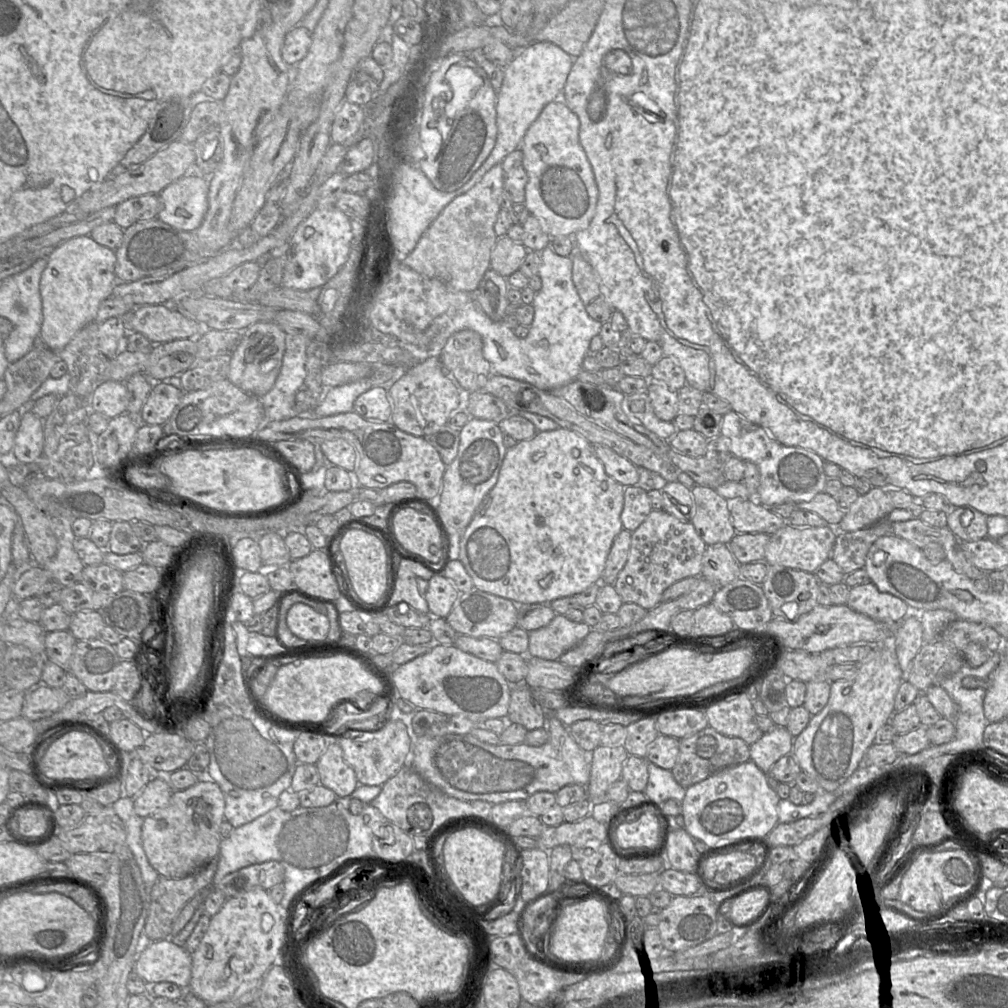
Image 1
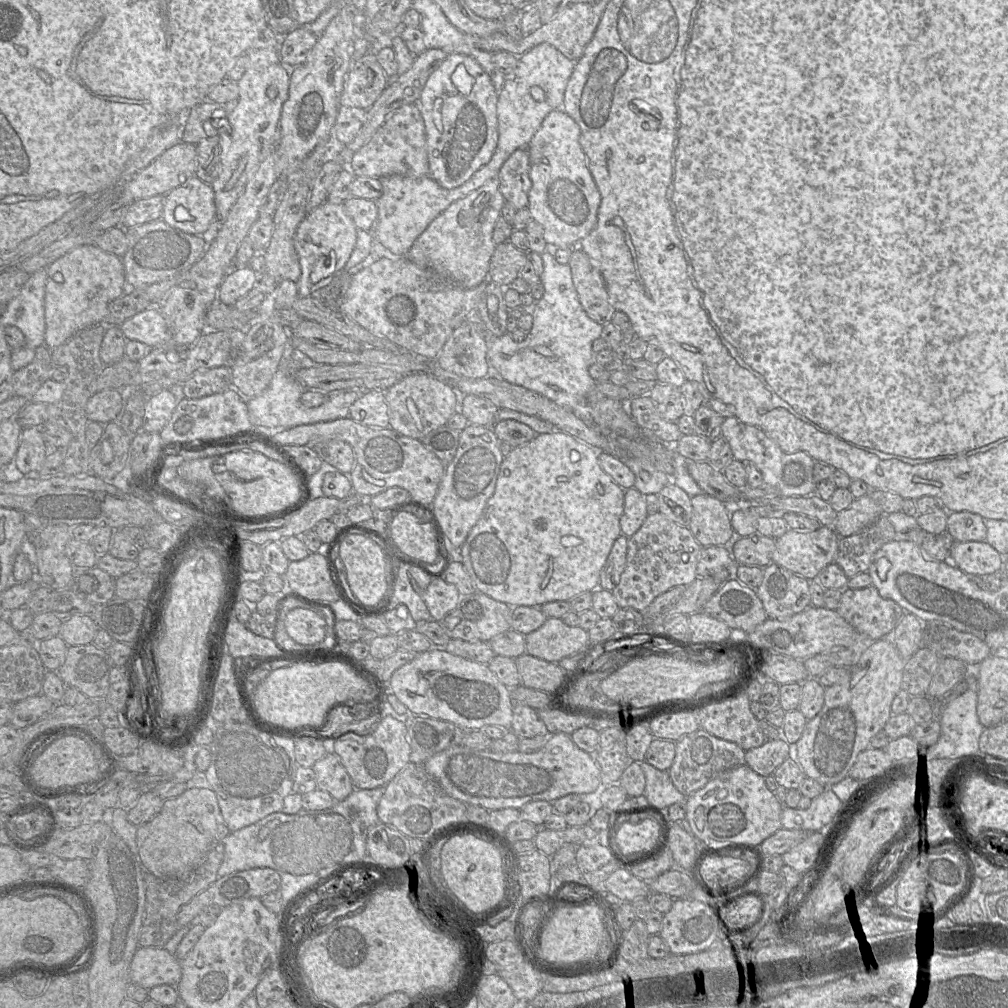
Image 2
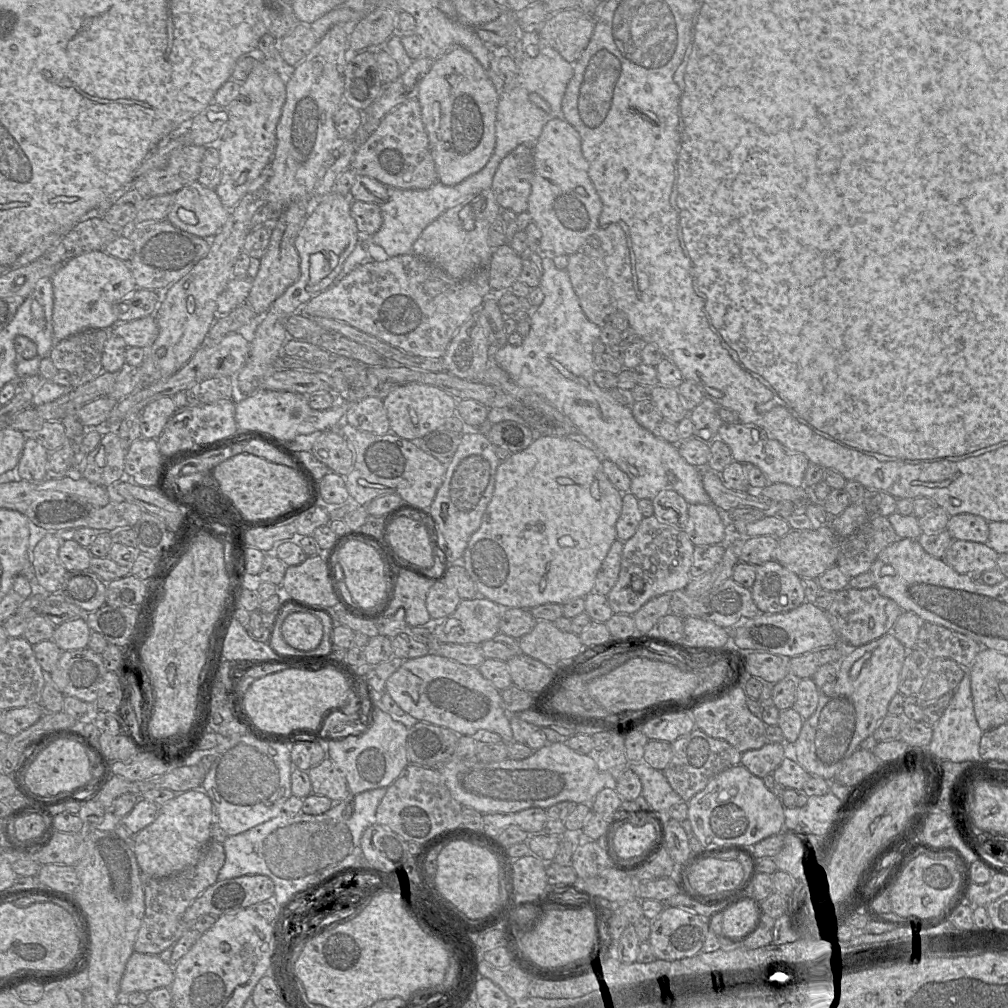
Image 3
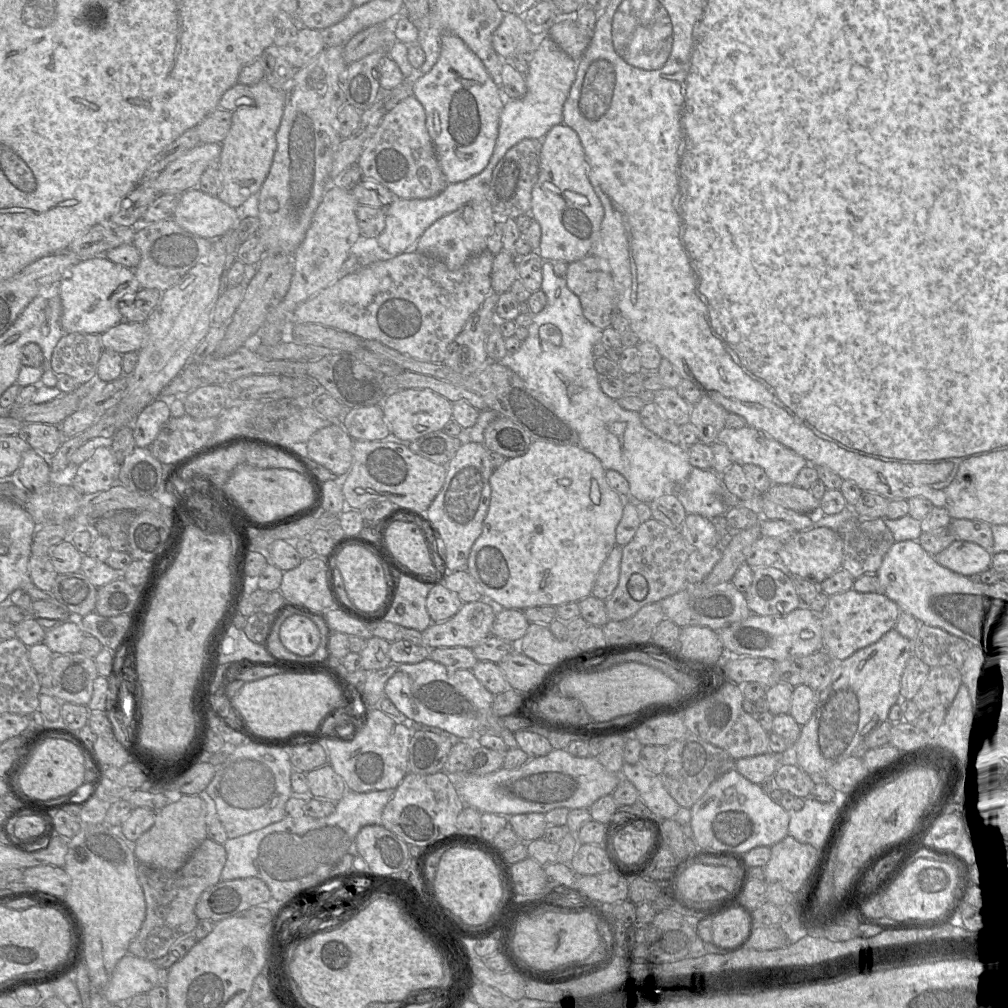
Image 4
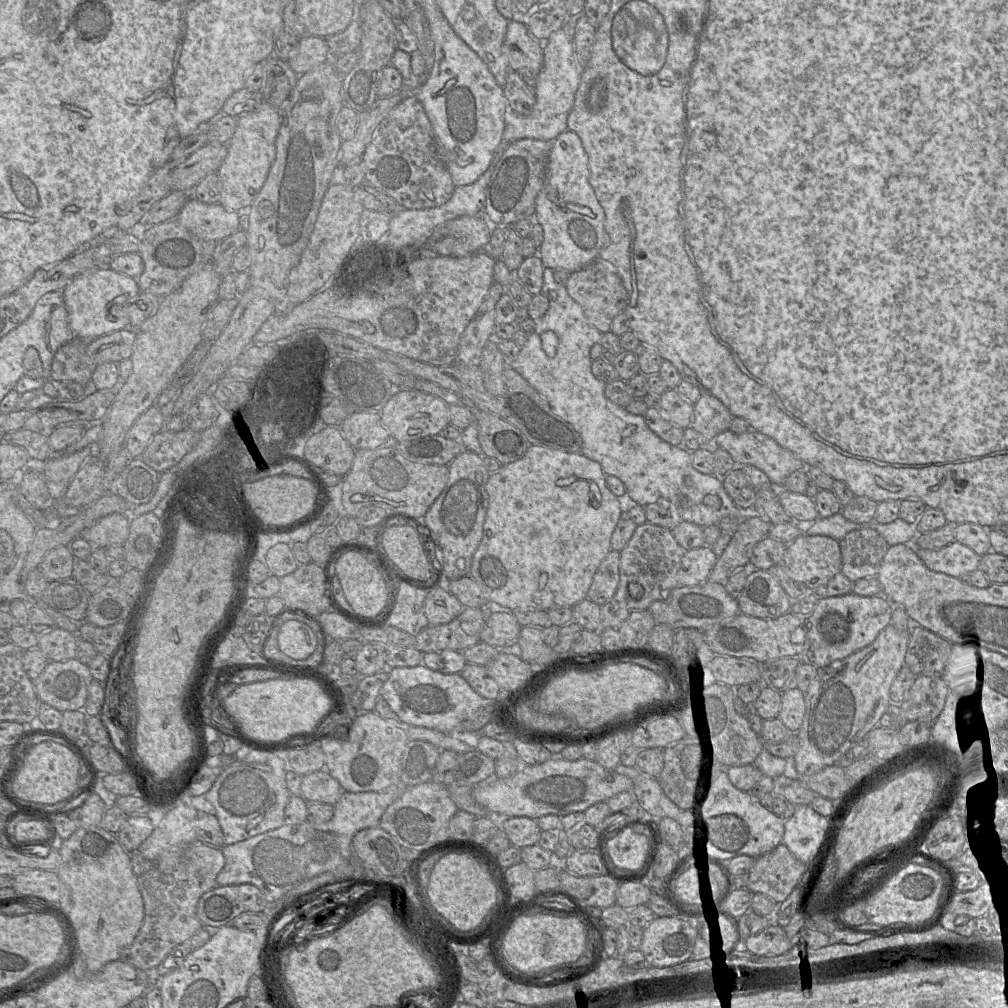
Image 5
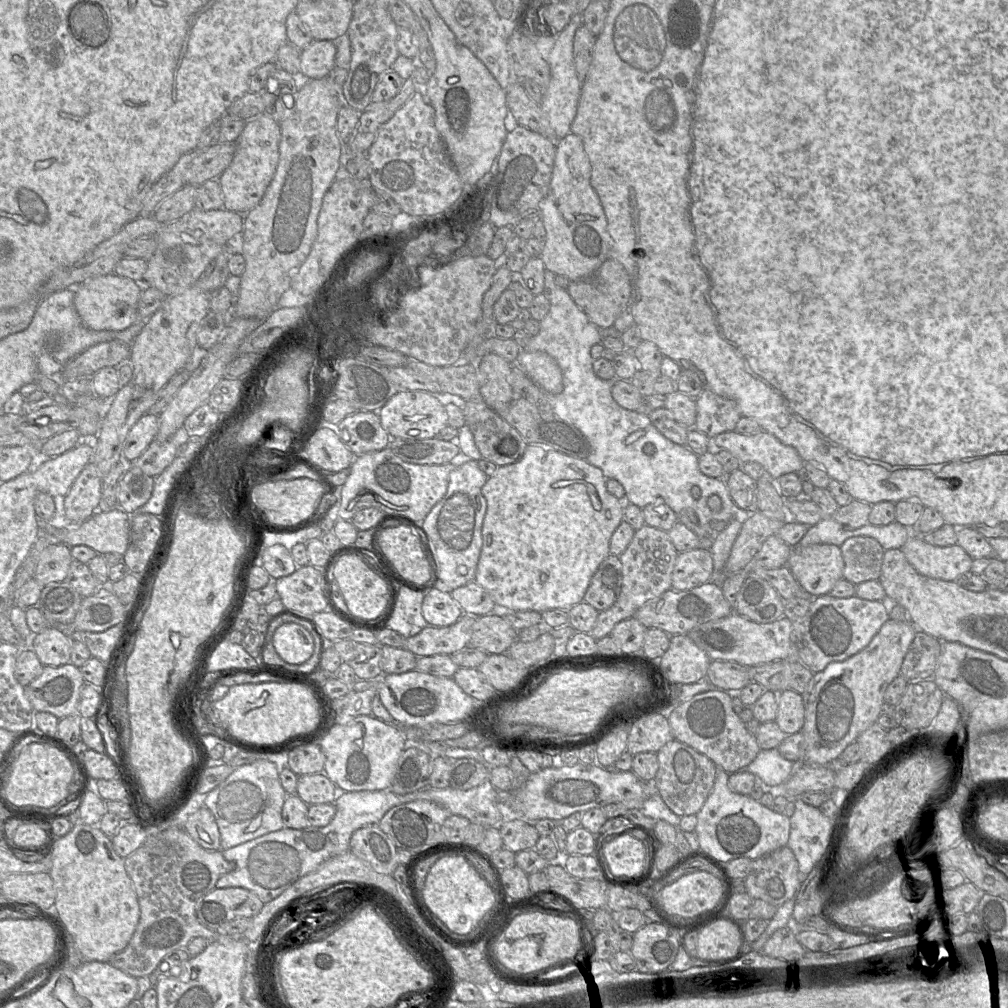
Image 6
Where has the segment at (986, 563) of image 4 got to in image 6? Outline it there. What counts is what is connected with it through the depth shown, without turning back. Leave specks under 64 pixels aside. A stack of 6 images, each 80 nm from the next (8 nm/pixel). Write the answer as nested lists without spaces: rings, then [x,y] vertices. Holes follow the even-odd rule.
[[[911,536],[900,549],[919,574],[945,581],[955,581],[958,576],[970,571],[973,563],[973,559],[959,544],[939,547],[927,543],[923,537]]]

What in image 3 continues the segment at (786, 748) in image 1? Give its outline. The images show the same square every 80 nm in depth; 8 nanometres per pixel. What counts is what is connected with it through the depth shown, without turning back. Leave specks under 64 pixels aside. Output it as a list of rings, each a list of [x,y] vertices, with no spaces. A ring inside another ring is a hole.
[[[766,743],[760,749],[742,753],[740,764],[753,775],[763,779],[781,764],[785,758],[784,752],[785,743]]]

